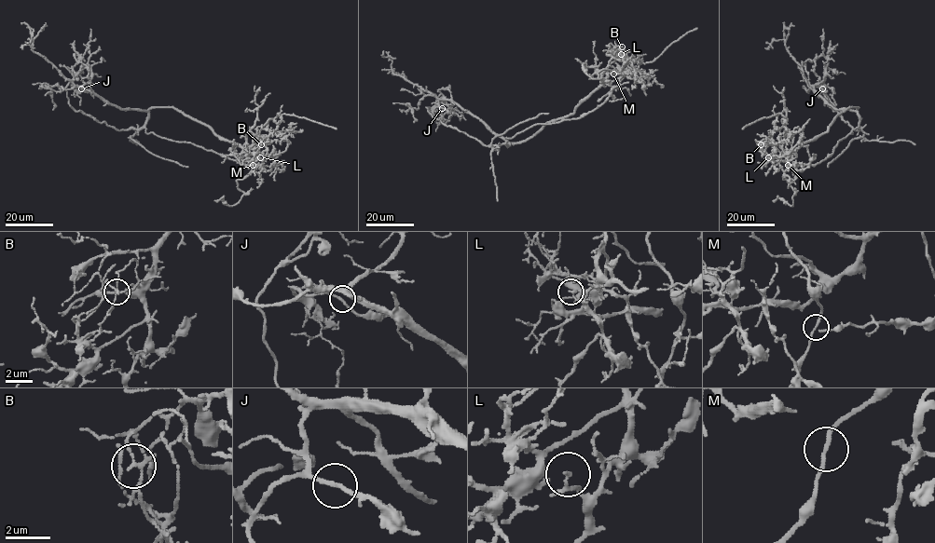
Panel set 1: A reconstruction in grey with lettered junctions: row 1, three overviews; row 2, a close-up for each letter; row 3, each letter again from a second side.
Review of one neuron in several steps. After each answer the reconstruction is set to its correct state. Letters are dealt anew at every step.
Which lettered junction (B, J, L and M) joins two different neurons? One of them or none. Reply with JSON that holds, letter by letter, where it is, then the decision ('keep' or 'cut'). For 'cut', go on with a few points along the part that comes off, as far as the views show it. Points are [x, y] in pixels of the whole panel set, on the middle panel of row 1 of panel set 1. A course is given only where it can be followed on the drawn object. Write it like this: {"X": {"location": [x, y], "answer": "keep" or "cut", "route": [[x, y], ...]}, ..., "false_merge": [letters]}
{"B": {"location": [622, 47], "answer": "cut", "route": [[621, 47], [614, 50], [641, 62], [636, 71], [601, 69], [598, 77], [604, 80], [591, 77], [575, 59]]}, "J": {"location": [442, 108], "answer": "keep"}, "L": {"location": [621, 54], "answer": "keep"}, "M": {"location": [613, 74], "answer": "keep"}, "false_merge": ["B"]}

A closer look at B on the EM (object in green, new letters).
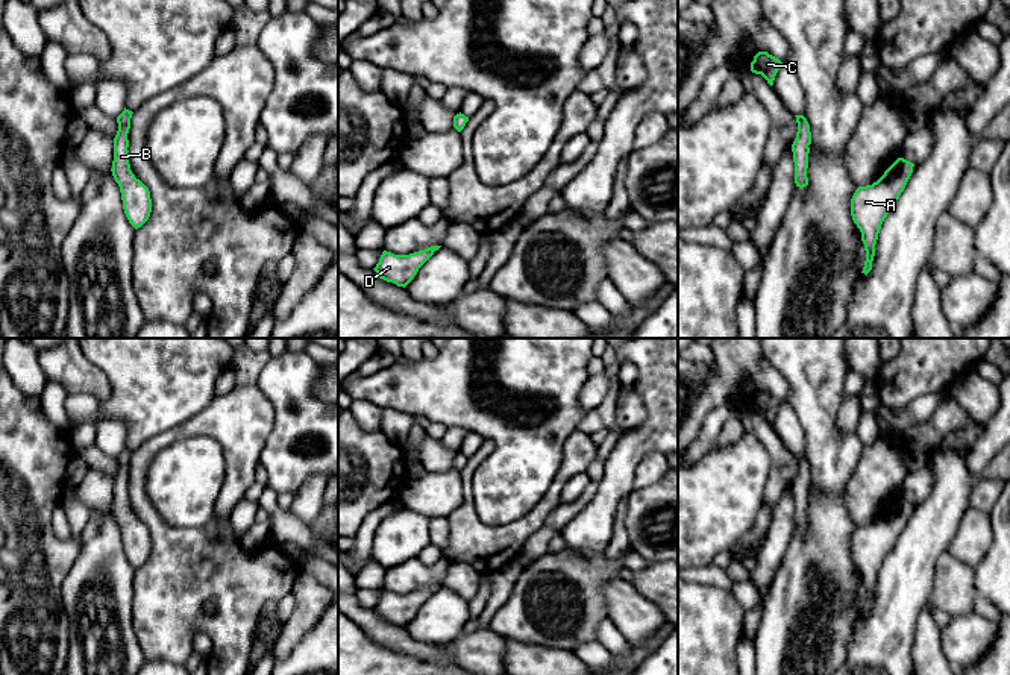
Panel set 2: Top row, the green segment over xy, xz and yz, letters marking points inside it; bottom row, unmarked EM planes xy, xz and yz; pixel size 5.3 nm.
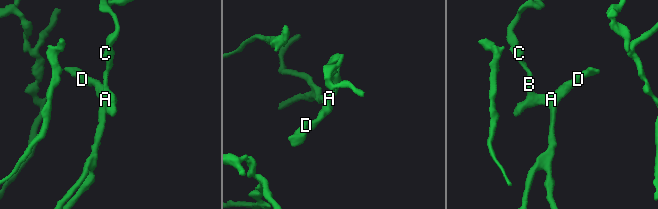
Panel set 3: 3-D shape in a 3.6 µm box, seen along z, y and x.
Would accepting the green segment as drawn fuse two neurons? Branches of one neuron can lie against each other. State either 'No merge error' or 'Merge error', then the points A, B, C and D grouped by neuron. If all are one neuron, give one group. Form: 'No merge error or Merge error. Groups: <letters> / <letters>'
Merge error. Groups: A B D / C

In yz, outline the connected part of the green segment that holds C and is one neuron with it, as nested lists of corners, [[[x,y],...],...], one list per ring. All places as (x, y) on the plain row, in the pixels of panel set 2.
[[[758,391],[751,402],[751,411],[761,414],[772,426],[781,405],[783,402],[778,397],[769,394],[767,391]]]

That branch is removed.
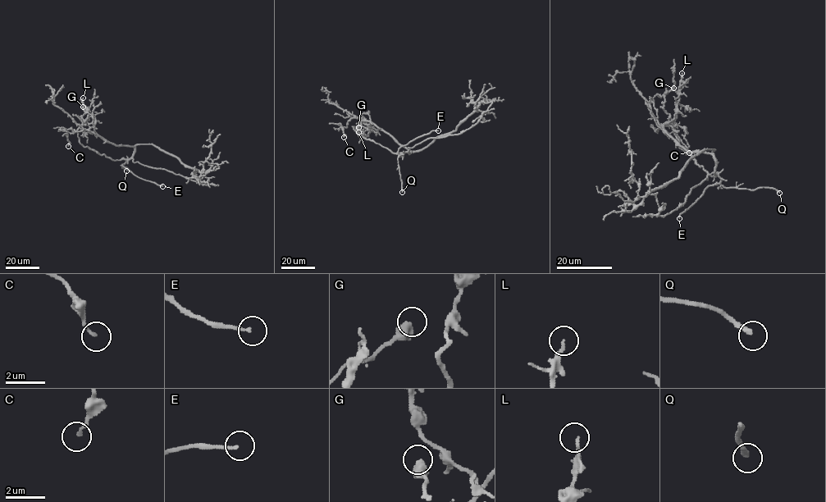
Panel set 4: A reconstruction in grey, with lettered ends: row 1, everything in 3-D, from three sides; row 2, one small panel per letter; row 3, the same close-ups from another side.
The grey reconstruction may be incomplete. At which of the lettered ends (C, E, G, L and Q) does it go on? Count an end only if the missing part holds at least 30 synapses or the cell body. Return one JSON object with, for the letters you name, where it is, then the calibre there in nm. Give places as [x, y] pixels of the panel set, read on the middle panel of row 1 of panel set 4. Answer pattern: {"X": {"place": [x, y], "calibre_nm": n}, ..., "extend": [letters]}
{"E": {"place": [438, 130], "calibre_nm": 160}, "Q": {"place": [402, 192], "calibre_nm": 280}, "extend": ["E", "Q"]}

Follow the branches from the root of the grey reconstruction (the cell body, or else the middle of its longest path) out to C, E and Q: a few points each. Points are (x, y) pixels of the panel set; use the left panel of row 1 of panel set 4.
C: (136, 145), (116, 145), (87, 130), (75, 131), (70, 127), (66, 130), (68, 146)
E: (136, 145), (134, 154), (122, 166), (138, 176), (162, 186)
Q: (136, 145), (134, 154), (122, 166), (125, 166), (126, 171)

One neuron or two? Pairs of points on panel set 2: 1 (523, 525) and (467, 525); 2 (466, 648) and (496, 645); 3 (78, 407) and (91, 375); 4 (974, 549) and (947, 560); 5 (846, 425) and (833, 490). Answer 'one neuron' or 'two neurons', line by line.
1: one neuron
2: one neuron
3: two neurons
4: two neurons
5: two neurons

